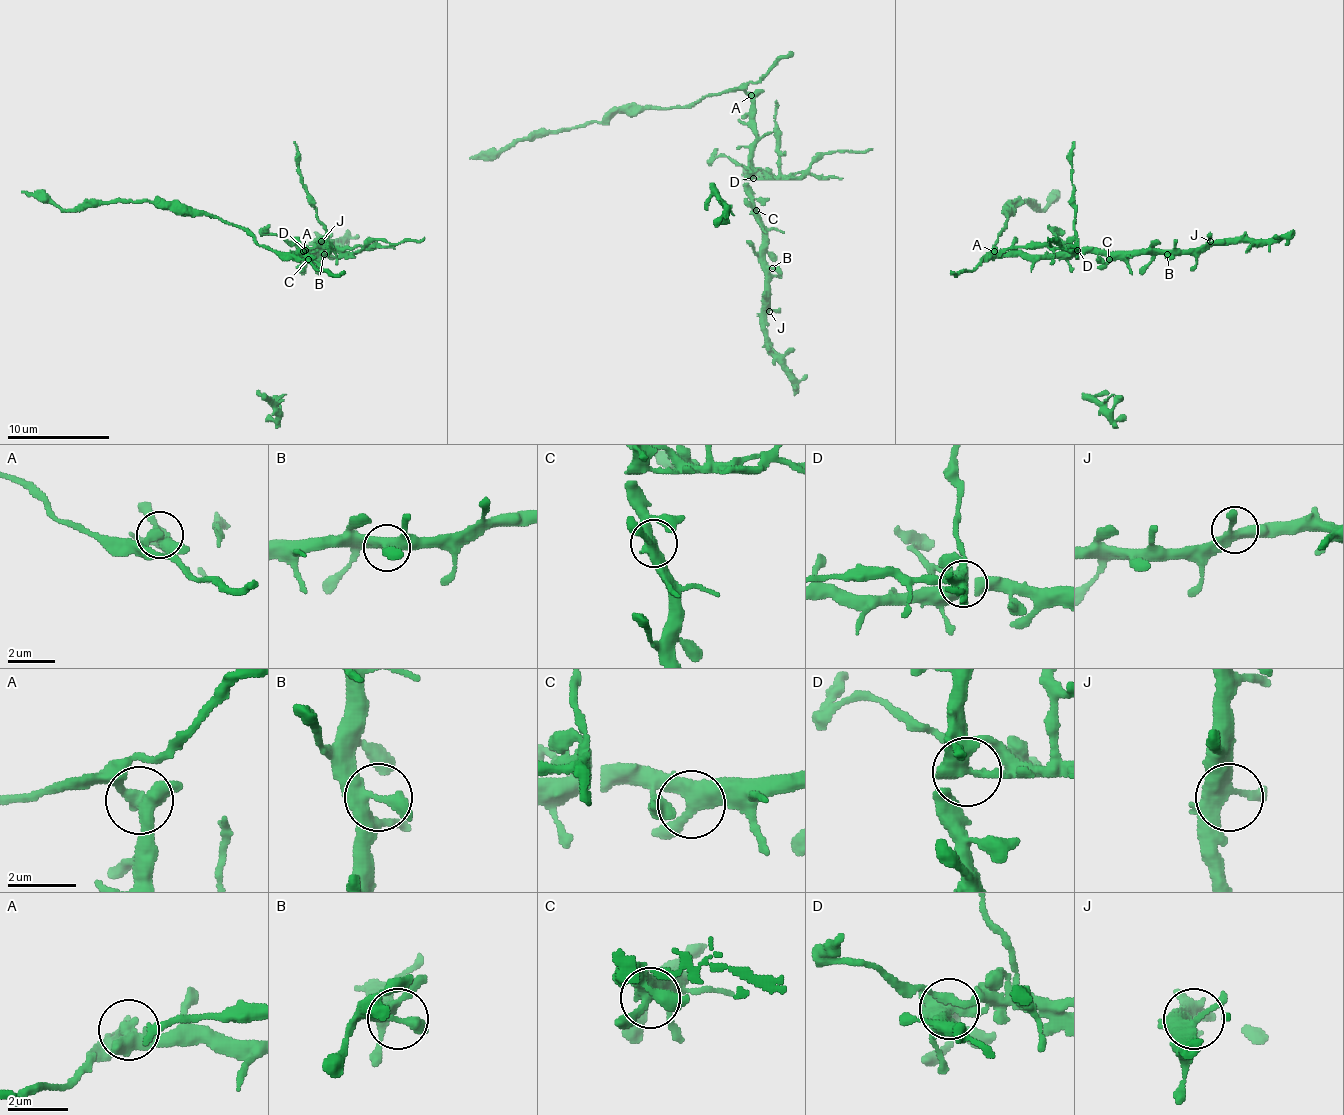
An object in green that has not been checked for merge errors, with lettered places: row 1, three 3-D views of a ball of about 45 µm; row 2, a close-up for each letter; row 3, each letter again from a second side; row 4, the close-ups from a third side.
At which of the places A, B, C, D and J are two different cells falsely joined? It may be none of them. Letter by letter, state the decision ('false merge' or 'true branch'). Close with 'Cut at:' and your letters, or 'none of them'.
A: false merge
B: true branch
C: true branch
D: false merge
J: true branch
Cut at: A, D

